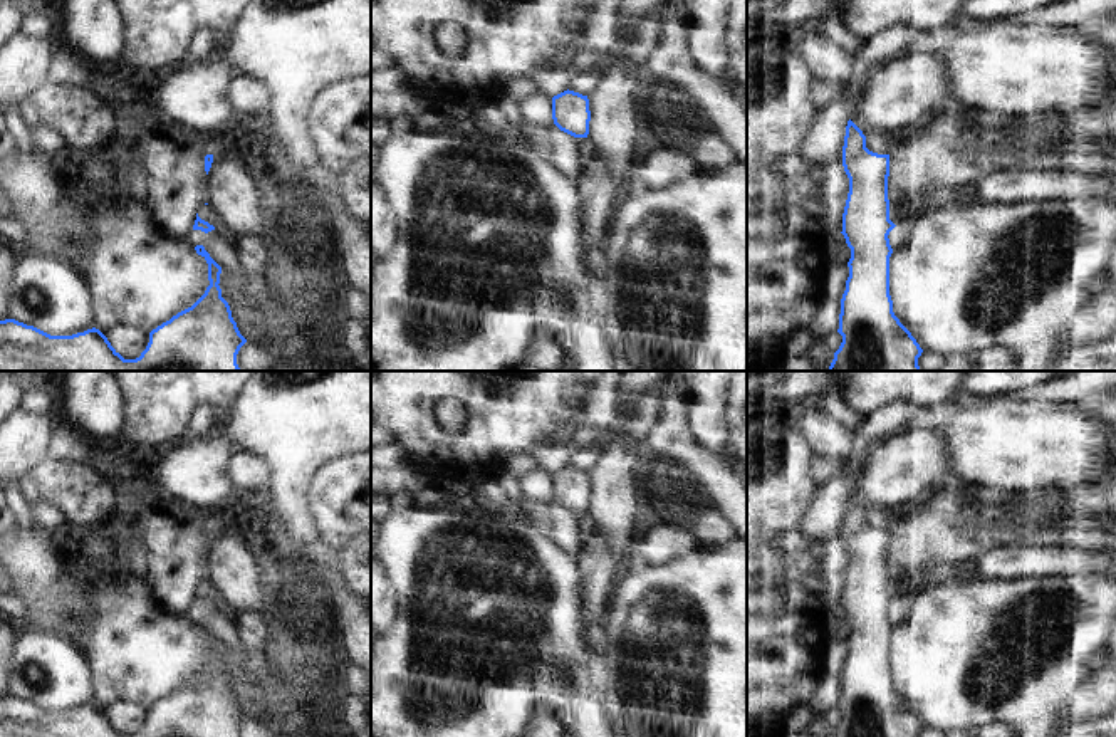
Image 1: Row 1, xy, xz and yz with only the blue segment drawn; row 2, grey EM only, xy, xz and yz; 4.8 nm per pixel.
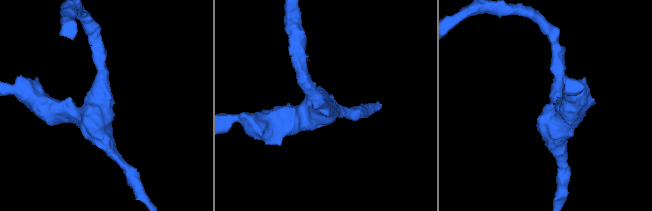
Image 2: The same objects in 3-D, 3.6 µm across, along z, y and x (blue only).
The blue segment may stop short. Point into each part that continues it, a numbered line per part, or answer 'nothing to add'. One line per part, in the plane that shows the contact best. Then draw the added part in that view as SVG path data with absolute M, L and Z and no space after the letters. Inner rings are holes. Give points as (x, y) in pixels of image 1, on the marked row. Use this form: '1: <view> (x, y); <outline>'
nothing to add

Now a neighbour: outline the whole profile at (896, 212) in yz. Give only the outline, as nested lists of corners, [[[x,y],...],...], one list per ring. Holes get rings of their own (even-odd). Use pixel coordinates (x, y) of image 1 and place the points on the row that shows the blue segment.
[[[920,191],[906,206],[889,205],[889,220],[896,225],[901,217],[908,217],[925,200],[926,195]]]

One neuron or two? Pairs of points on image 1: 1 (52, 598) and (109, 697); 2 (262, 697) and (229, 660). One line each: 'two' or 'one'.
1: one
2: one

